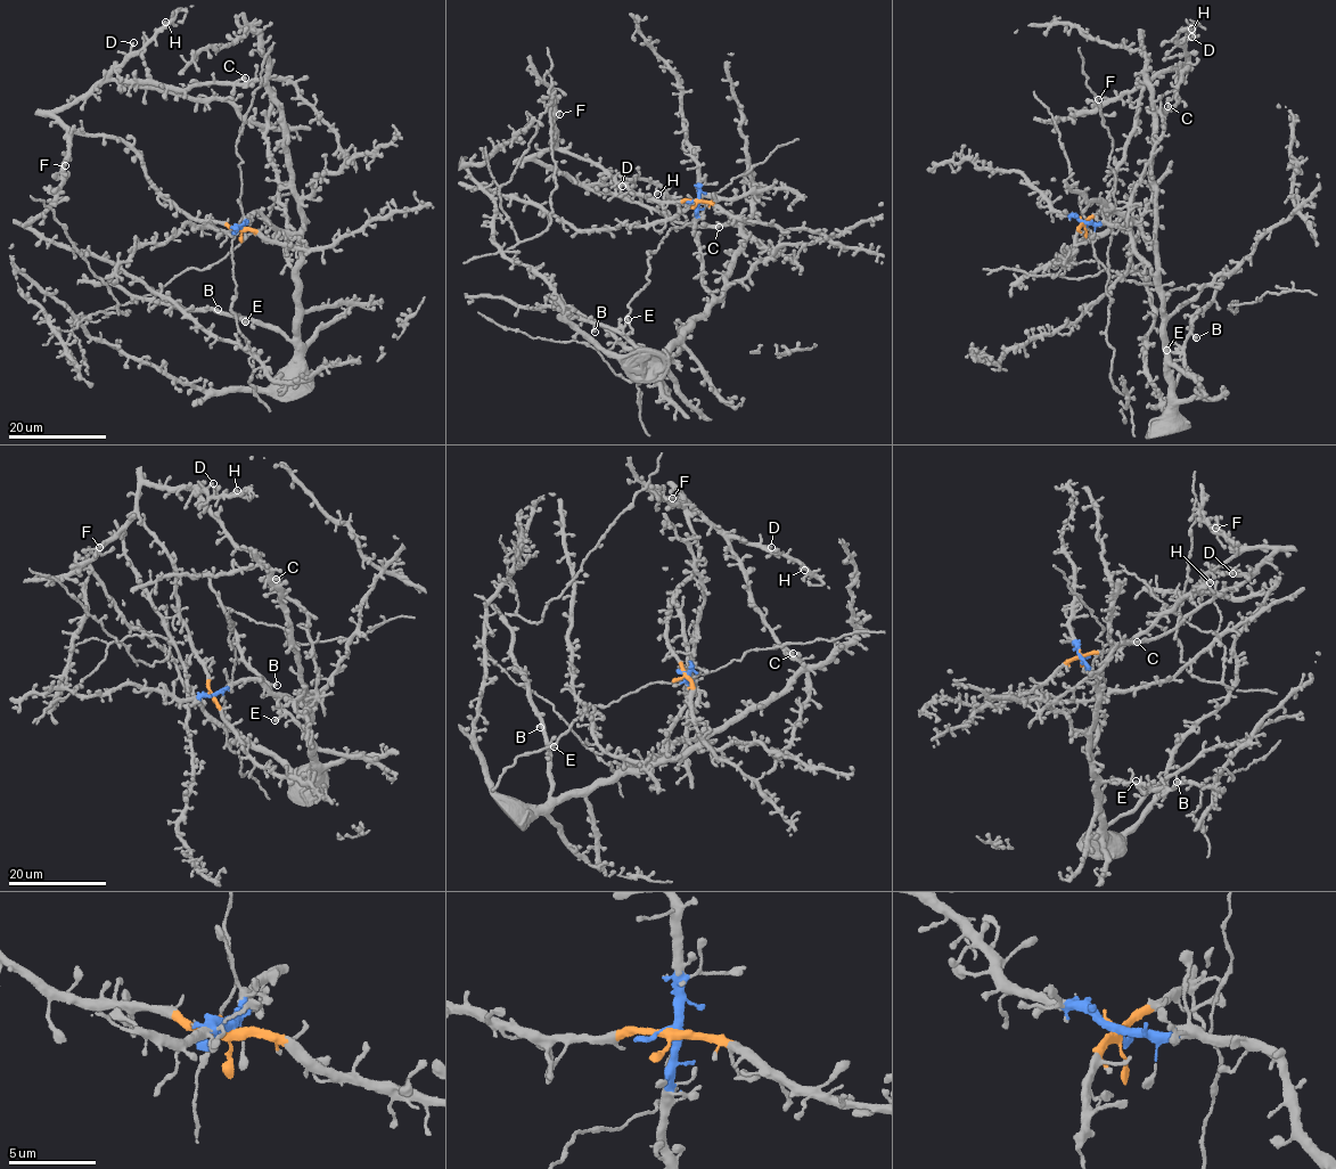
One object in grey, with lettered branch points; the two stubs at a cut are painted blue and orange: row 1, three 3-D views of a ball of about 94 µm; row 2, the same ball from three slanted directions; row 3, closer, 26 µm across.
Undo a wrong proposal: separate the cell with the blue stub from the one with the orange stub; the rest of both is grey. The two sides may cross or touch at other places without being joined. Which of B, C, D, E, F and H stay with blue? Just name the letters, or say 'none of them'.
B, E

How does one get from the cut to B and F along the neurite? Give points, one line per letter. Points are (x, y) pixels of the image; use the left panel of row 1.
B: (239, 228), (255, 211), (276, 227), (297, 236), (294, 337), (286, 338), (279, 332), (218, 309)
F: (239, 229), (190, 219), (178, 210), (154, 186), (137, 155), (116, 139), (74, 132), (62, 162), (66, 165)

